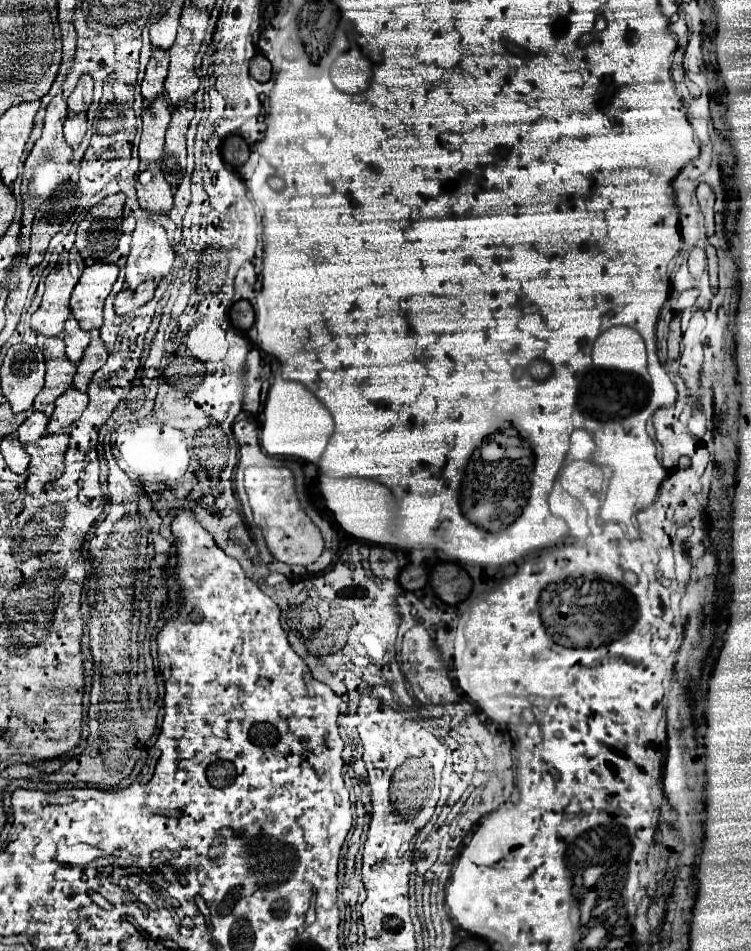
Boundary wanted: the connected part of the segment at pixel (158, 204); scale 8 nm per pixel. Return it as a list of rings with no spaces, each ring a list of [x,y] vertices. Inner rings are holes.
[[[159,164],[145,166],[147,170],[137,176],[137,200],[139,206],[149,214],[169,214],[173,208],[173,192],[165,182]]]

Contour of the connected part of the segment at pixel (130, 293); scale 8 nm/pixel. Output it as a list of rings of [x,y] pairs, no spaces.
[[[145,282],[141,286],[137,286],[135,290],[121,290],[115,296],[115,312],[117,314],[127,314],[133,312],[141,306],[145,306],[155,292],[155,282]]]

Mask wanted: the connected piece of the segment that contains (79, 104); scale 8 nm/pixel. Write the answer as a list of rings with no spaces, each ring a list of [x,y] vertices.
[[[83,74],[77,88],[73,90],[73,94],[67,100],[69,108],[73,112],[87,112],[89,104],[91,104],[91,94],[93,94],[93,80],[91,80],[91,76]]]

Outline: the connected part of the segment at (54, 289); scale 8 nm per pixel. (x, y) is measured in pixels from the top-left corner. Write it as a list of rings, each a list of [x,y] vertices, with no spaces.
[[[71,250],[71,252],[65,252],[59,256],[59,262],[57,266],[51,270],[51,274],[47,276],[45,280],[45,294],[43,294],[43,302],[39,306],[39,310],[31,316],[31,328],[41,334],[41,336],[61,336],[63,334],[63,324],[65,320],[69,318],[69,296],[83,272],[85,264],[83,264],[83,258]]]

